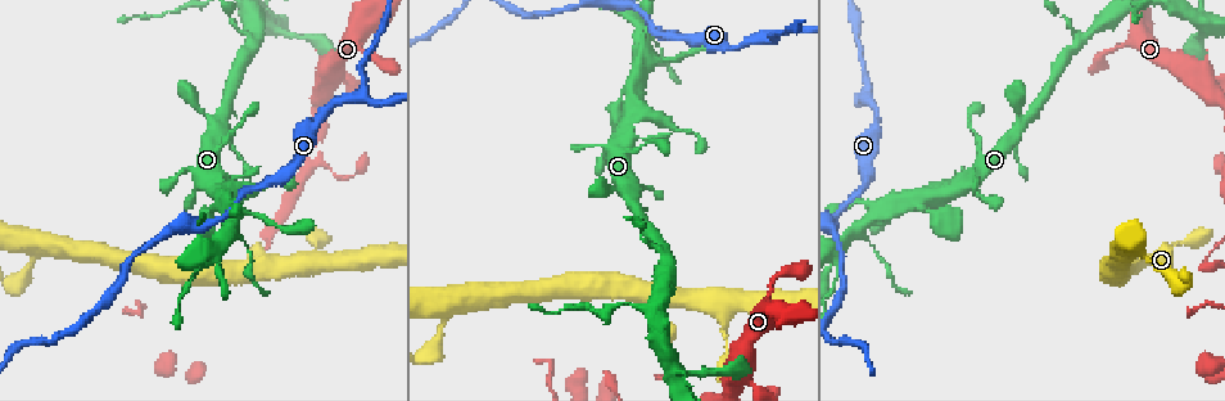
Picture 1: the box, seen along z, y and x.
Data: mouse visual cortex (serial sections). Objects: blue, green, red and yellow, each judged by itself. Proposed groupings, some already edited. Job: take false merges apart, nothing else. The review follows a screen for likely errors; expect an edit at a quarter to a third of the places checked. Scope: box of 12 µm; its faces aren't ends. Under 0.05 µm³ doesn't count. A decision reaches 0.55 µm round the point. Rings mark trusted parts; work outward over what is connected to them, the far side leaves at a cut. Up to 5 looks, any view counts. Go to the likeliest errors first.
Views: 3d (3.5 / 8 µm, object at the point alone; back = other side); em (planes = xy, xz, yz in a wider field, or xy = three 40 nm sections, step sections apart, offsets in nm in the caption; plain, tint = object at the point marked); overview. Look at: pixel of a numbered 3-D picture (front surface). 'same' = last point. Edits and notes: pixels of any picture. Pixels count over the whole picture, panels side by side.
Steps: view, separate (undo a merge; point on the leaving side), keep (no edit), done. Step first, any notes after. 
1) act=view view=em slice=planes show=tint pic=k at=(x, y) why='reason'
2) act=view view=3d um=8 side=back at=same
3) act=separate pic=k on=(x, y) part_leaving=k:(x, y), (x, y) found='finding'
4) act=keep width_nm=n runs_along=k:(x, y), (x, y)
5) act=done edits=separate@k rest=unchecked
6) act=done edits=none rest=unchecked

act=view view=3d um=8 pic=1 at=(765, 40) why='abrupt turn'

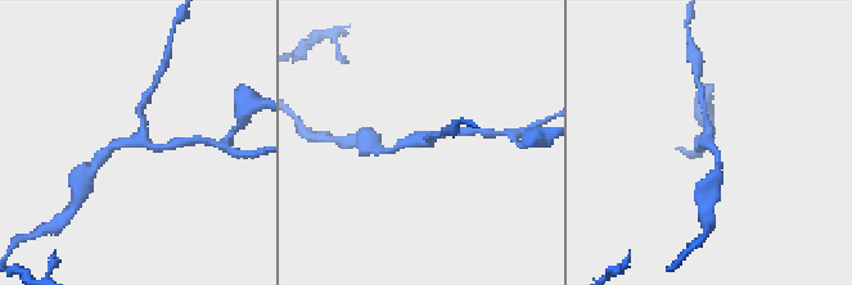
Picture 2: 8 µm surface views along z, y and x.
act=view view=em slice=xy step=1 show=tint pic=2 at=(703, 142) arms=3 arm_widths_nm=150,200,250 why='shape alone is not enough'

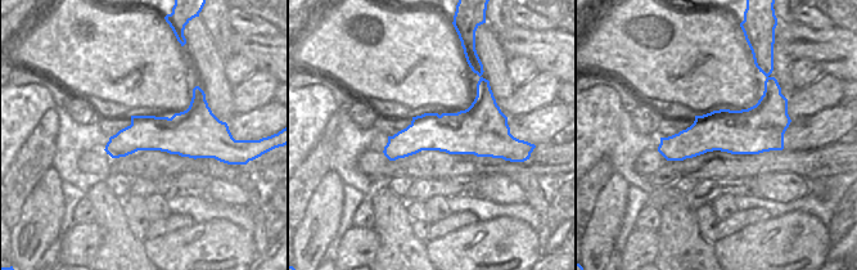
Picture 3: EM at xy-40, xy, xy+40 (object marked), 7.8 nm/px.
act=keep runs_along=3:(785, 118), (662, 149) found='continuous, no second cell'

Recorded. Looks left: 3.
act=view view=3d um=3.5 pic=1 at=(652, 61) why='four arms meet'

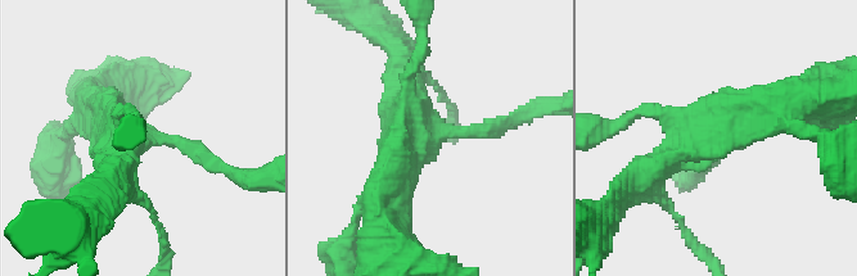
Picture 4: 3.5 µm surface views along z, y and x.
act=view view=em slice=xy step=1 show=tint pic=4 at=(720, 138) arms=4 arm_widths_nm=150,200,400,450 why='now the EM'

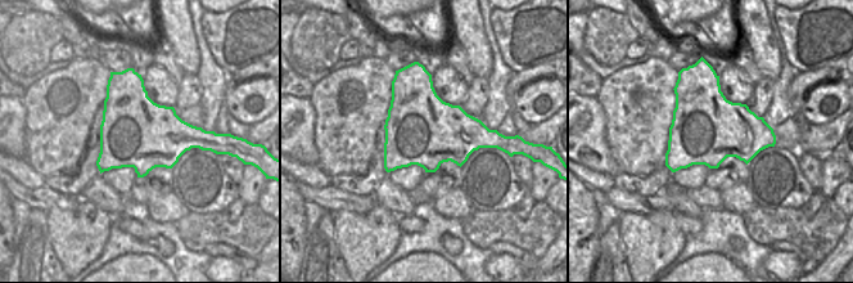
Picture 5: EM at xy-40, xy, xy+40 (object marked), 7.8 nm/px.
act=keep width_nm=550 runs_along=4:(781, 108), (697, 132), (644, 175) found='continuous, no second cell'

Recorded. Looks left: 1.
act=done edits=none rest=unchecked

